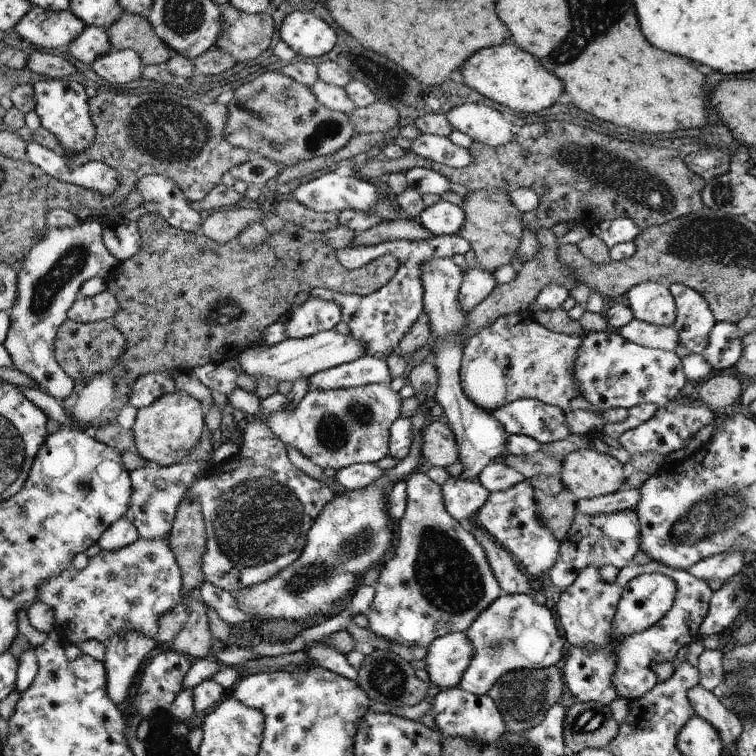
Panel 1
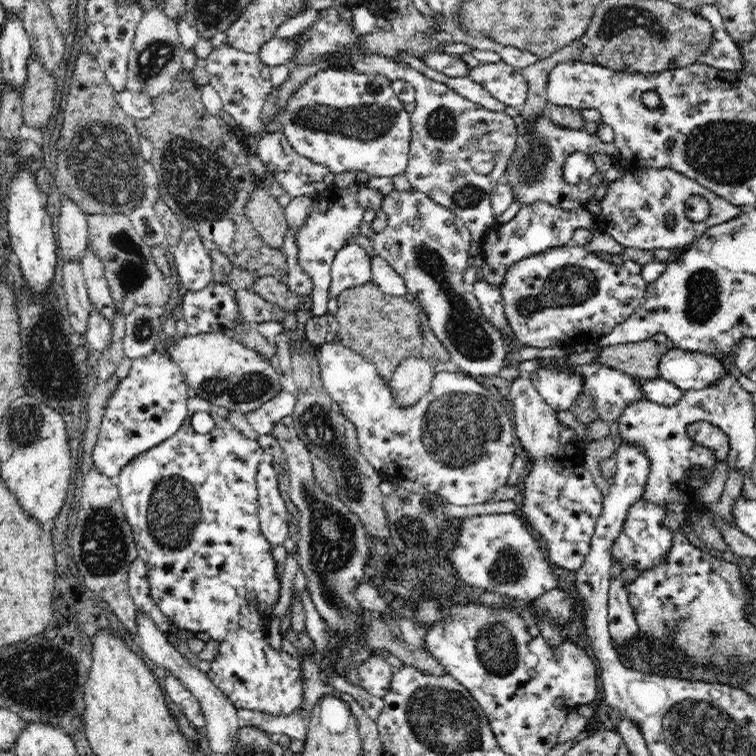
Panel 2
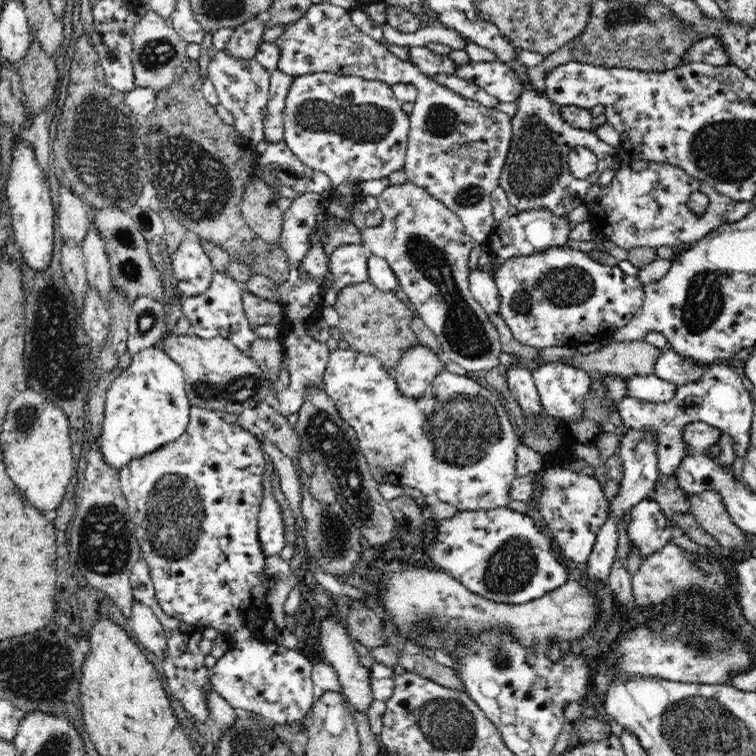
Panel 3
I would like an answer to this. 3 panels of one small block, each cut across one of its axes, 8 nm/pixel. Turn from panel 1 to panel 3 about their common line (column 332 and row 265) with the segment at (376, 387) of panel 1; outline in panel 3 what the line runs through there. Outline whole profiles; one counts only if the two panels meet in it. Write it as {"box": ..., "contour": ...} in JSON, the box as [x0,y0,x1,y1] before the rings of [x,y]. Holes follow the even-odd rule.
{"box":[359,181,502,374],"contour":[[[410,181],[400,186],[389,185],[378,199],[378,209],[383,214],[382,222],[378,226],[359,231],[360,245],[367,249],[368,254],[382,258],[392,267],[401,290],[408,295],[412,308],[418,311],[419,317],[436,335],[441,352],[444,352],[450,361],[457,362],[471,374],[497,368],[500,364],[498,356],[502,352],[500,335],[489,319],[489,314],[469,289],[468,262],[474,241],[460,217],[440,200],[428,195],[424,188]]]}

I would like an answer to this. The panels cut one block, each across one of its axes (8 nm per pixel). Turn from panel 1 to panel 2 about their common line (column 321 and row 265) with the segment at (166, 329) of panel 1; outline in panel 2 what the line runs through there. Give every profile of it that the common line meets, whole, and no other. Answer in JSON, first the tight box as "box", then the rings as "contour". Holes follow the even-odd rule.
{"box":[139,70,289,289],"contour":[[[181,70],[169,91],[164,91],[153,100],[153,116],[141,121],[139,126],[146,132],[152,142],[153,156],[151,163],[158,173],[159,196],[176,214],[184,227],[198,231],[204,247],[221,251],[233,264],[229,285],[234,289],[250,289],[256,277],[274,277],[286,282],[289,272],[287,258],[283,251],[265,244],[245,213],[248,196],[258,188],[258,179],[252,177],[247,156],[238,134],[220,118],[211,116],[200,99],[201,89],[192,78],[191,72]]]}

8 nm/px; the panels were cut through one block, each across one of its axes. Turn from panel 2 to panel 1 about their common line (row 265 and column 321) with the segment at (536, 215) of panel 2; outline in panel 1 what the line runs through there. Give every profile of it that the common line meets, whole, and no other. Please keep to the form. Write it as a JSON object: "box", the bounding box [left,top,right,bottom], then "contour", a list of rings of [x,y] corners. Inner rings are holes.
{"box":[185,393,333,594],"contour":[[[274,393],[260,401],[260,412],[253,416],[242,431],[242,446],[238,454],[224,463],[213,464],[210,472],[189,487],[185,498],[200,500],[208,530],[208,546],[204,556],[205,580],[234,594],[241,589],[270,580],[282,568],[288,568],[302,554],[306,534],[312,523],[320,516],[322,508],[332,500],[333,490],[325,483],[306,475],[288,459],[286,446],[268,428],[266,418],[278,410],[286,409],[287,396]]]}

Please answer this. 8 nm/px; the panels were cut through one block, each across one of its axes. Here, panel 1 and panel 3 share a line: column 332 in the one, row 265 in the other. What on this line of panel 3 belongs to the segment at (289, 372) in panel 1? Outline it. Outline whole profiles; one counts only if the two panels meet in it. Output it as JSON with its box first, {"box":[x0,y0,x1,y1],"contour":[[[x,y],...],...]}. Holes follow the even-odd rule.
{"box":[323,244,369,306],"contour":[[[346,244],[333,251],[330,256],[329,270],[334,282],[323,290],[323,306],[335,306],[338,291],[343,286],[358,284],[368,280],[369,254],[360,244]]]}

